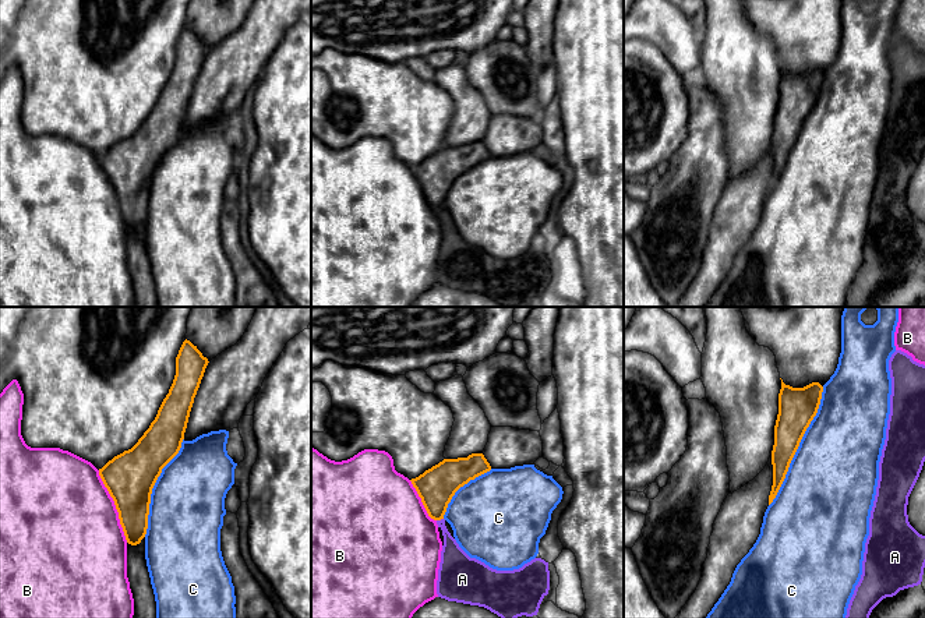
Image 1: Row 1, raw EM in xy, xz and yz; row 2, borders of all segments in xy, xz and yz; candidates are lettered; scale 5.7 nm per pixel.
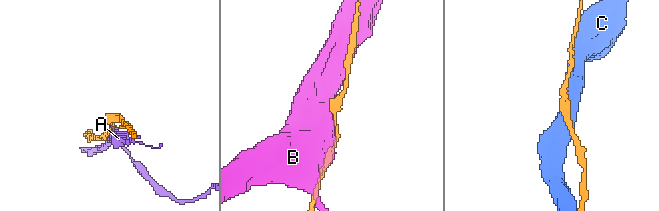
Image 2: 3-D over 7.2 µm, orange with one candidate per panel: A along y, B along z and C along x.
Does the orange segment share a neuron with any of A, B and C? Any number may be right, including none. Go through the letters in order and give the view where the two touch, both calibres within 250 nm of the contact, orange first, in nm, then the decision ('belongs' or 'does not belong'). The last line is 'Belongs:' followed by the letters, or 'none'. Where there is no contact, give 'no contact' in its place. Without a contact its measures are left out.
A: contact in xz; calibres 220 and 160 nm; does not belong
B: contact in xy; calibres 280 and 500 nm; does not belong
C: contact in yz; calibres 220 and 500 nm; does not belong
Belongs: none

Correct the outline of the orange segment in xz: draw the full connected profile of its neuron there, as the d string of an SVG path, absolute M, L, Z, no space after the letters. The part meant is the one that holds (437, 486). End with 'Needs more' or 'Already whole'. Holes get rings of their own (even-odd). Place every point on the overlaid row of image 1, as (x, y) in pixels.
M472 453L467 458L444 459L410 481L428 516L441 520L455 492L490 470L491 466L483 453Z. Already whole

